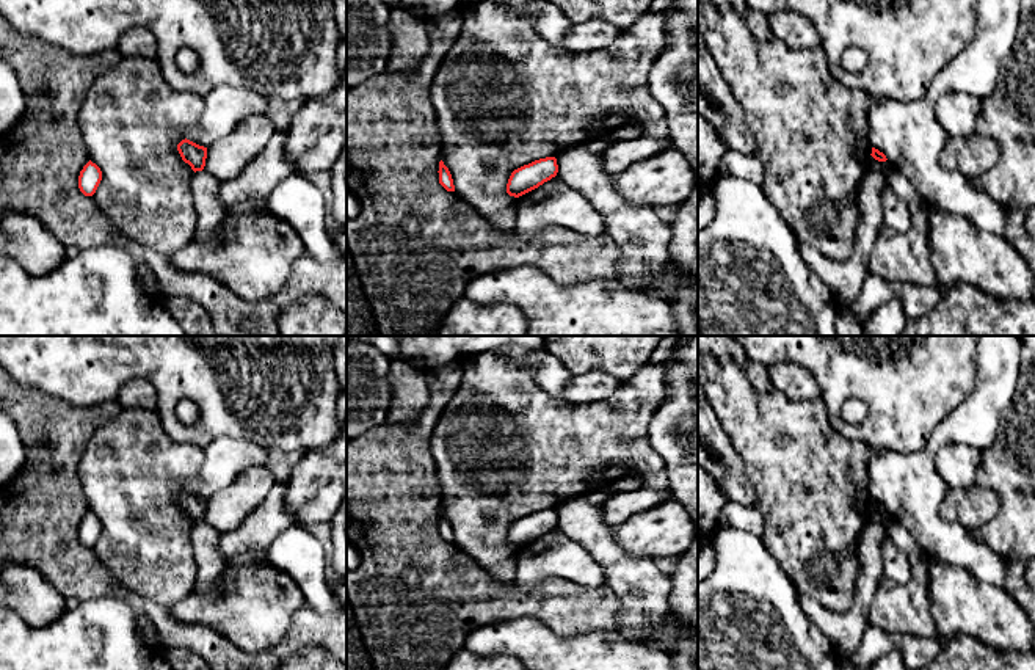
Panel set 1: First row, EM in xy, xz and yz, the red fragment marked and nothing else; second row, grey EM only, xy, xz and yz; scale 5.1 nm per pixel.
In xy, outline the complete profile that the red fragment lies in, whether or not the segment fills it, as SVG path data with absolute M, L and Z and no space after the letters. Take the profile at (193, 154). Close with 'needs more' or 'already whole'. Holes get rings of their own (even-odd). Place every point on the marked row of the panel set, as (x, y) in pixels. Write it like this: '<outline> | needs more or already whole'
M185 138L177 144L177 151L182 160L188 163L194 173L204 169L207 158L207 147L199 146Z | already whole

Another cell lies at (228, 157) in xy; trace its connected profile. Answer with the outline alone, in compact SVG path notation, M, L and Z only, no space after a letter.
M265 115L243 119L232 133L207 147L204 169L221 182L237 177L267 147L274 132Z

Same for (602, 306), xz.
M516 267L470 276L464 297L480 306L508 304L521 309L528 336L682 336L668 300L652 292L630 290L616 278L565 286L539 268Z

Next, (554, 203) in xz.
M558 176L544 182L538 188L516 198L514 232L521 239L532 239L546 228L558 226L582 237L604 237L604 215L580 191L563 182Z

